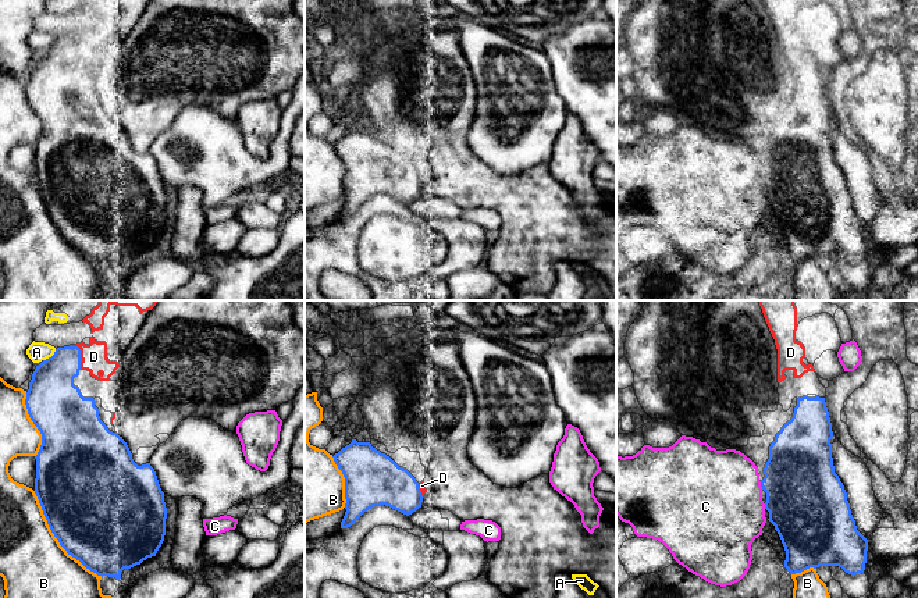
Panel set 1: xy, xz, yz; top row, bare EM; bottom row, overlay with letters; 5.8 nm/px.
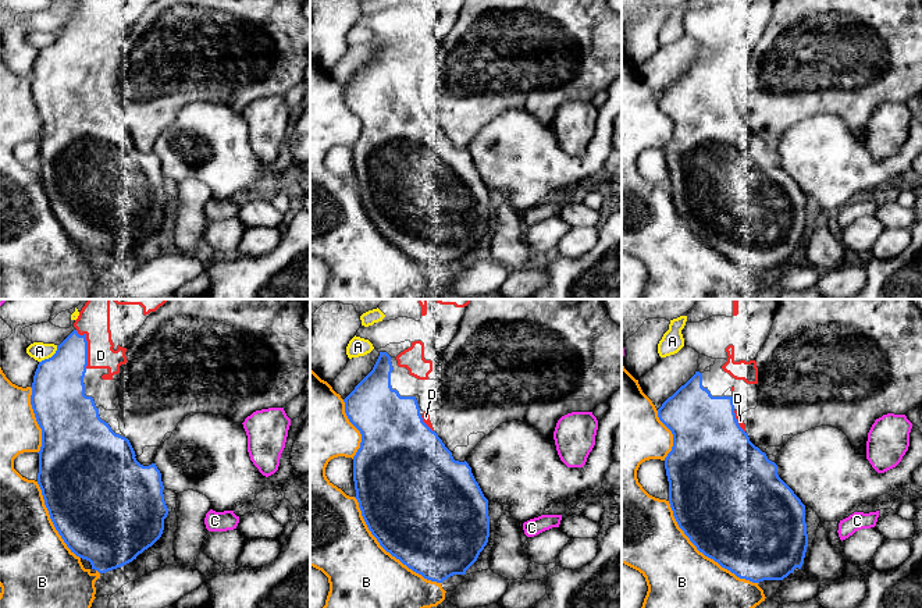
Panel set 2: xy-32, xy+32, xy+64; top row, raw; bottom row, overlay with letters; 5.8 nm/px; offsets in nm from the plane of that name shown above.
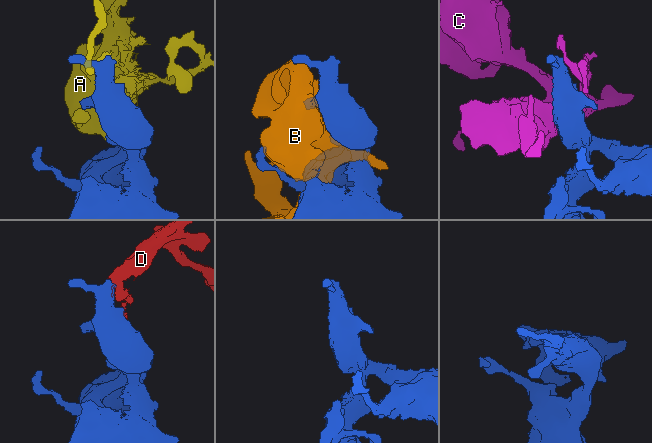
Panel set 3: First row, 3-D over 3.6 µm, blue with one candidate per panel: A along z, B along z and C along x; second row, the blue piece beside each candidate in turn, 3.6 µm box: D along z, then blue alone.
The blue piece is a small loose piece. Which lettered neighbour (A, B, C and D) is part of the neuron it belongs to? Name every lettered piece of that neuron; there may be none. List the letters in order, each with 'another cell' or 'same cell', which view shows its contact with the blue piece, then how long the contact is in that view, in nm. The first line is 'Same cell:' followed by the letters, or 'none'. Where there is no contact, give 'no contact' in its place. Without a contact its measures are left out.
Same cell: D
A: another cell; contact in xy; length 100 nm
B: another cell; contact in xy; length 650 nm
C: another cell; contact in yz; length 50 nm
D: same cell; contact in xy; length 160 nm

